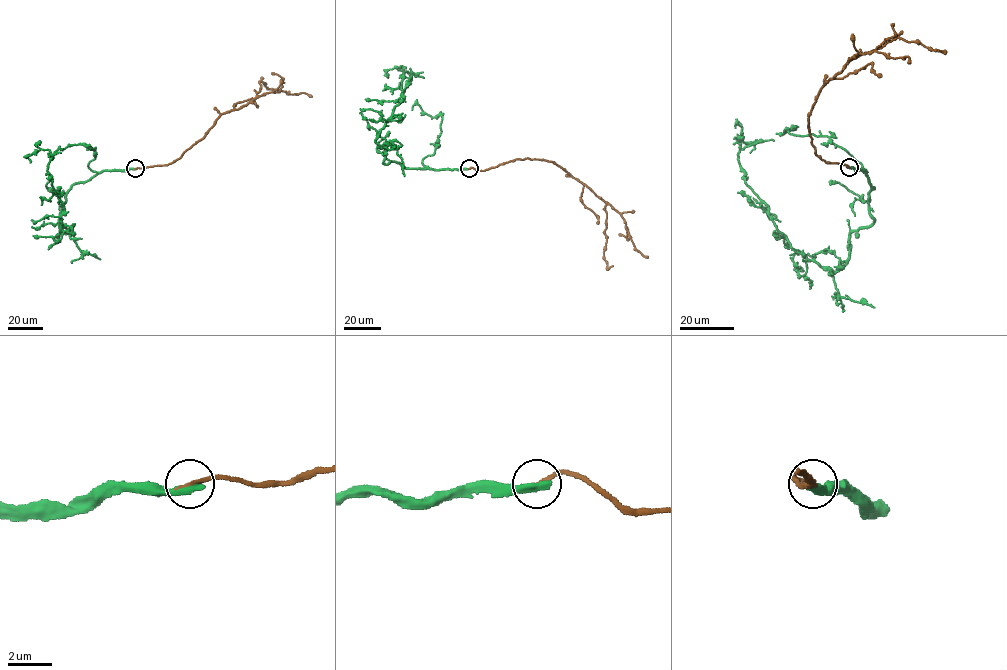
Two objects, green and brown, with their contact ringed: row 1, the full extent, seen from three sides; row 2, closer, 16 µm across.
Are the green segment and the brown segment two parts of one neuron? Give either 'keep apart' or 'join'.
keep apart

